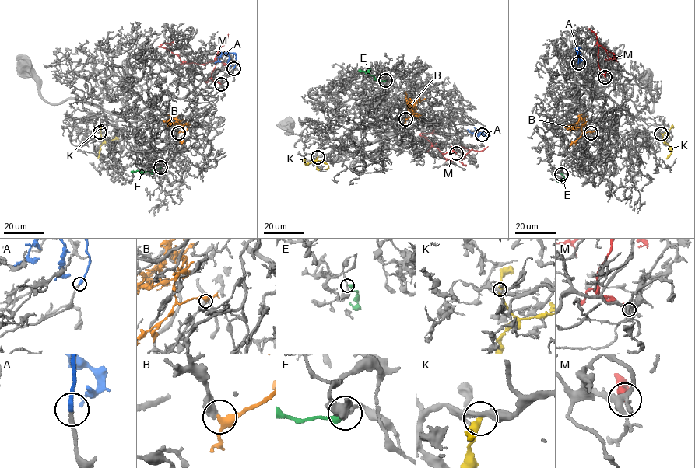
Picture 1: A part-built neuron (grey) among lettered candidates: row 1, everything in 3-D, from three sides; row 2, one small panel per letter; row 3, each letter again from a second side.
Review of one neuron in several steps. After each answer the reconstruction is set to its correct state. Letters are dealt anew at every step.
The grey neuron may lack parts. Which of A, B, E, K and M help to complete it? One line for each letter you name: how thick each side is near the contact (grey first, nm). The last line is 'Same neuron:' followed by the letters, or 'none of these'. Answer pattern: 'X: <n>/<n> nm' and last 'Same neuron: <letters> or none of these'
A: 220/320 nm
Same neuron: A

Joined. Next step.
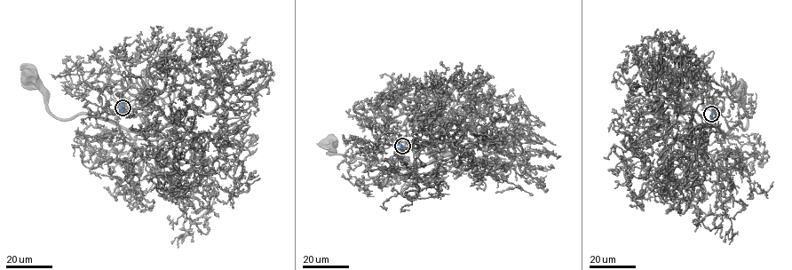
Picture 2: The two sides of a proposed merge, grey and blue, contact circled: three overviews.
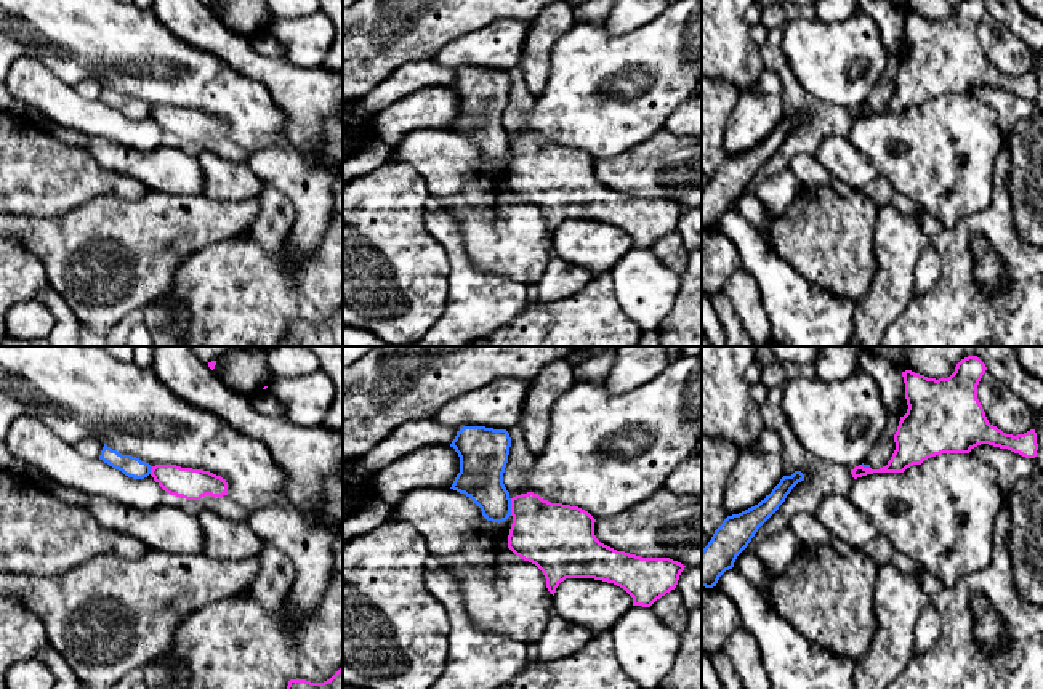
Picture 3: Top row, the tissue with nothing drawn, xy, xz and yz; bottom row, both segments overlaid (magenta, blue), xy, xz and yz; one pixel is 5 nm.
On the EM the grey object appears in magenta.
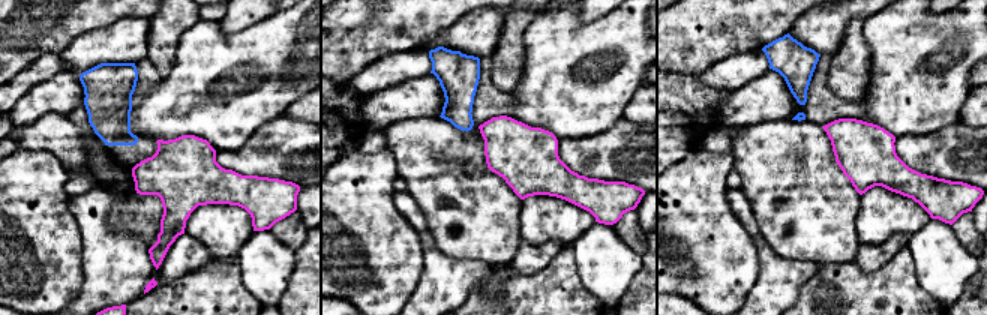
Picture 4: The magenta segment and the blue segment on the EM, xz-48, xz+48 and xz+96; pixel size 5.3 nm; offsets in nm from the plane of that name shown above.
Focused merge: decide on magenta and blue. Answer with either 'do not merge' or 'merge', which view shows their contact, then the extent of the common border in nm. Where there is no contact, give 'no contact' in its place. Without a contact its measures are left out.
do not merge; meets magenta in xz; contact 90 nm long

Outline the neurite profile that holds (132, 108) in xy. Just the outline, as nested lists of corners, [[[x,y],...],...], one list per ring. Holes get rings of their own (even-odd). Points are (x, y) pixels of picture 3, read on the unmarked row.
[[[106,85],[101,91],[99,101],[133,120],[144,120],[151,115],[152,111],[149,104],[141,103],[139,99],[131,96],[122,96],[117,91],[107,88]]]

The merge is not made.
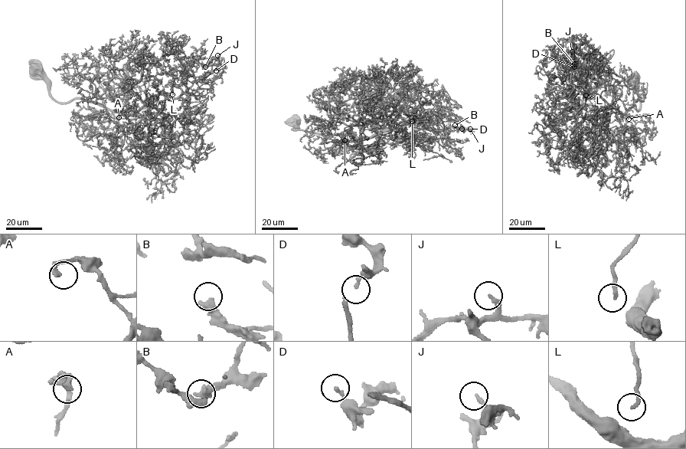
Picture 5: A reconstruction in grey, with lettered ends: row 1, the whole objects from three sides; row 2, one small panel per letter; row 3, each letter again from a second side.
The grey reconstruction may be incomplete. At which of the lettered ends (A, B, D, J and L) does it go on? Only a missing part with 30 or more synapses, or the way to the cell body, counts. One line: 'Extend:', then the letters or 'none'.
Extend: A, L

